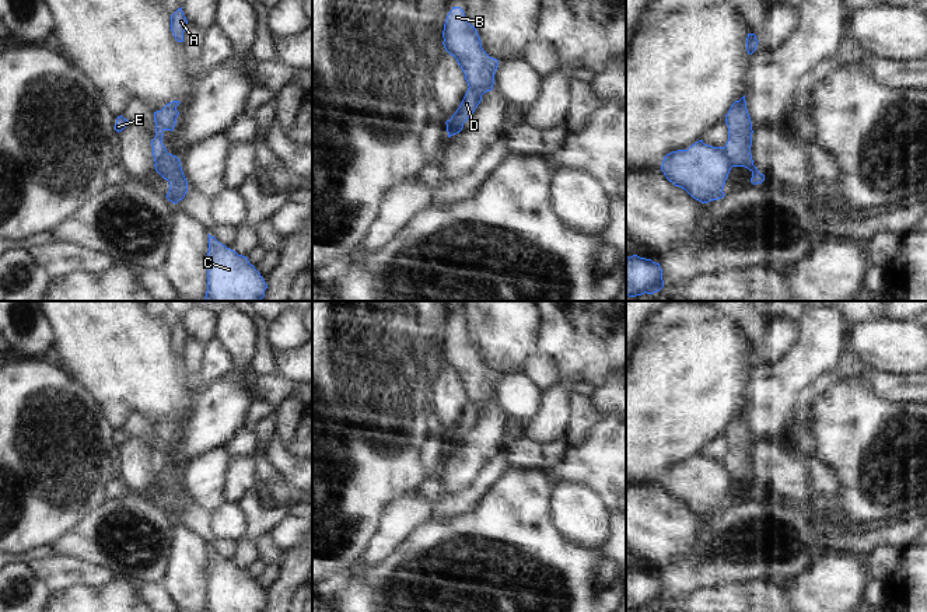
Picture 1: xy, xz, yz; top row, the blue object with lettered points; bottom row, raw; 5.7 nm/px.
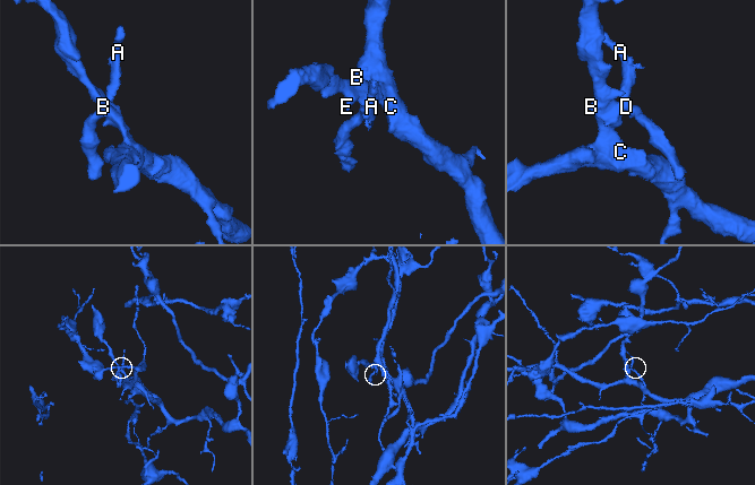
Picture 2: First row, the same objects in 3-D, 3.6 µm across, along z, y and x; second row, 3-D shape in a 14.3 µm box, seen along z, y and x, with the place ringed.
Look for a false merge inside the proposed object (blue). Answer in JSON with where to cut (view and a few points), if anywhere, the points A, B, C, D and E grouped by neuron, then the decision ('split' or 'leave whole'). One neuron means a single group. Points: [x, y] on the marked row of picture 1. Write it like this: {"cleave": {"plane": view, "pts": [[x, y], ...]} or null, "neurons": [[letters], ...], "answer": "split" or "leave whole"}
{"cleave": {"plane": "yz", "pts": [[723, 147], [727, 163], [731, 167]]}, "neurons": [["A", "D"], ["B", "C", "E"]], "answer": "split"}

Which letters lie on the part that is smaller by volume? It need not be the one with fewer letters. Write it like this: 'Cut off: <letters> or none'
Cut off: A, D

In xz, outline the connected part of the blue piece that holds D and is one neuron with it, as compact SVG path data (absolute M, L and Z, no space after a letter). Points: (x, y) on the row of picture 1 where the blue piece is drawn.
M468 88L459 108L451 116L451 119L445 122L448 137L451 137L462 130L464 123L468 120L468 118L475 112L475 109L480 104L483 94L485 94L485 91L482 91L482 90Z

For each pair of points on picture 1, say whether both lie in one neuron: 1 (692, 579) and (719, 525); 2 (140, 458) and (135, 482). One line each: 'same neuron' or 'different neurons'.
1: same neuron
2: same neuron

